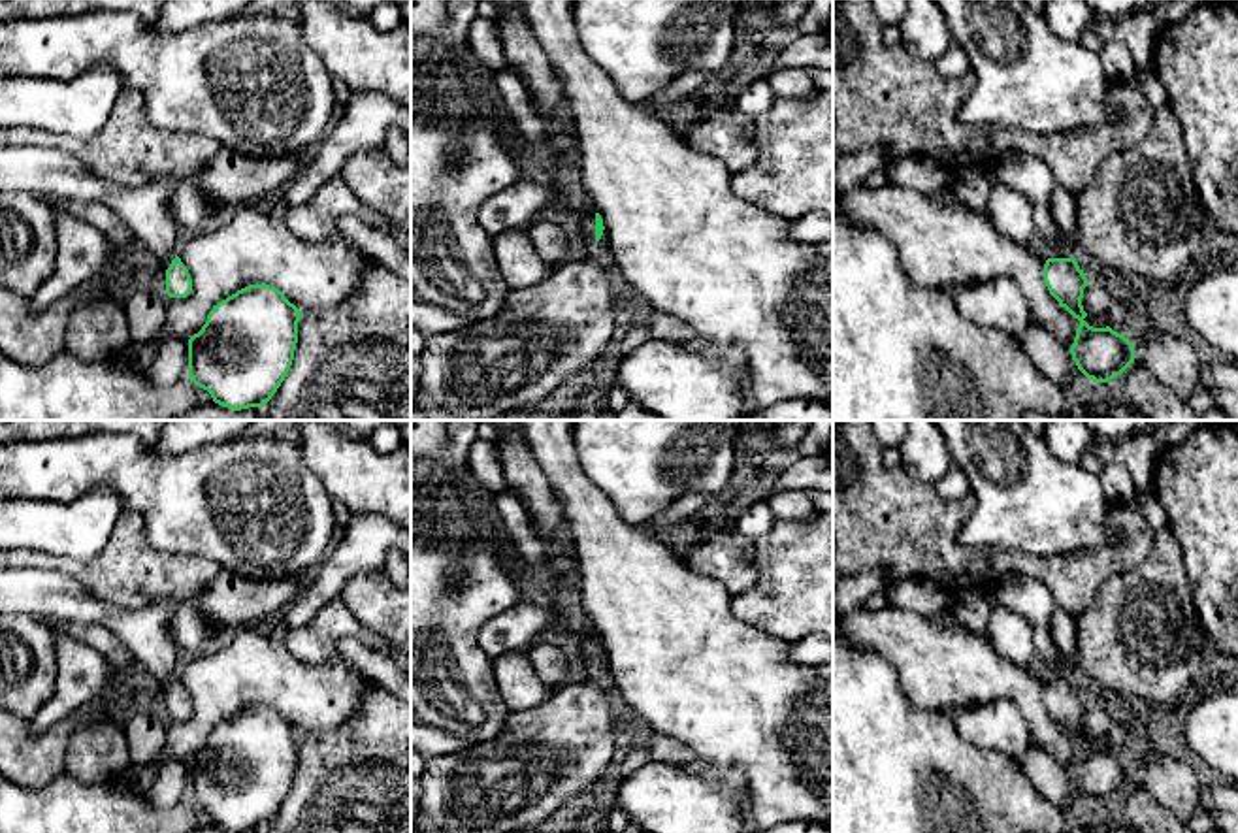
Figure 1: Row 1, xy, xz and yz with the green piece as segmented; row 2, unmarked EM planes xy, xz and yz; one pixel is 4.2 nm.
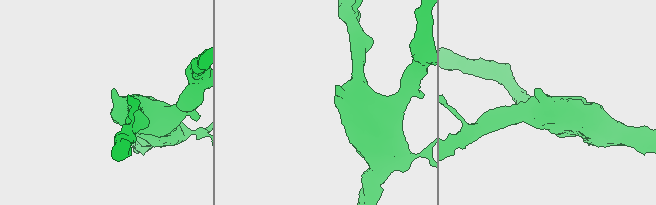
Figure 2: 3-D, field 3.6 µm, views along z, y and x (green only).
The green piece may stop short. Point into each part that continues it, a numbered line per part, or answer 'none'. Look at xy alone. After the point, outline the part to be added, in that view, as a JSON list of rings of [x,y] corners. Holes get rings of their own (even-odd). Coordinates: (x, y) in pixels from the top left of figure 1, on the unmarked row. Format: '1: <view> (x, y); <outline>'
1: xy (23, 590); [[[38,567],[0,569],[0,614],[30,614],[107,628],[132,652],[145,680],[166,694],[183,656],[170,635],[179,603],[124,609],[92,596],[73,577]]]

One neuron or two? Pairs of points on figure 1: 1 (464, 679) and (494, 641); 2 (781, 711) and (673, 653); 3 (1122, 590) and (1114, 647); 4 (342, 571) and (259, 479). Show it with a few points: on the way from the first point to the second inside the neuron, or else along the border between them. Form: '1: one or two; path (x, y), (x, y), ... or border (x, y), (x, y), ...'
1: two; border (502, 613), (479, 630), (479, 647), (492, 660)
2: one; path (754, 707), (700, 675)
3: one; path (1122, 604), (1122, 634)
4: two; border (334, 545), (309, 575)

